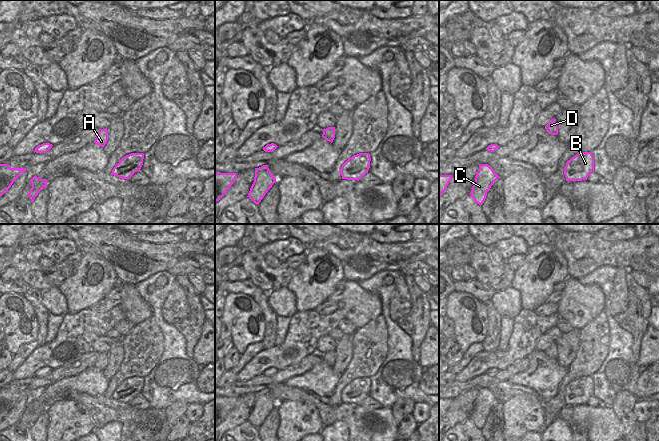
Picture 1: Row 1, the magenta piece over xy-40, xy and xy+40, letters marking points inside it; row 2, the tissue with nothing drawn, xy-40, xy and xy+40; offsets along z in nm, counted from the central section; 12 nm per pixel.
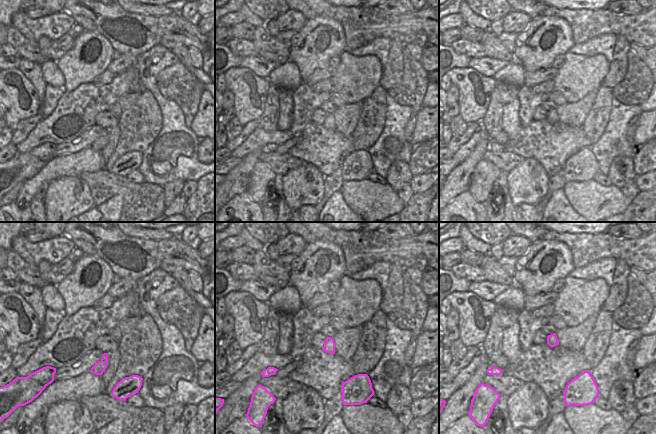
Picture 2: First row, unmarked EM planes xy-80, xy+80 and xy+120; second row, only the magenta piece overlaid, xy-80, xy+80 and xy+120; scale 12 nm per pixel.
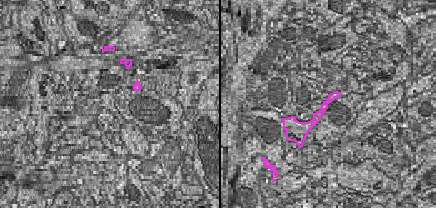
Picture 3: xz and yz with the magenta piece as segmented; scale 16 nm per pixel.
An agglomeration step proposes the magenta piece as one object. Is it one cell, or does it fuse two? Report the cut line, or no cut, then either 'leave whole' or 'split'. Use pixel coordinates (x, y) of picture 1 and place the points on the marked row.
no cut | leave whole

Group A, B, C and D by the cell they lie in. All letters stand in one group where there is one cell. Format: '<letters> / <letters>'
A B C D

